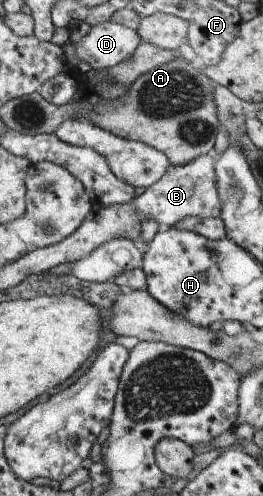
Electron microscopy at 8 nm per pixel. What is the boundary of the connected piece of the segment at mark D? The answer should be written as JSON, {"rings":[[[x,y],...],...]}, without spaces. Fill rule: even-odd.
{"rings":[[[107,21],[92,26],[73,46],[79,59],[92,69],[105,71],[130,59],[141,42],[140,34],[133,29]]]}

